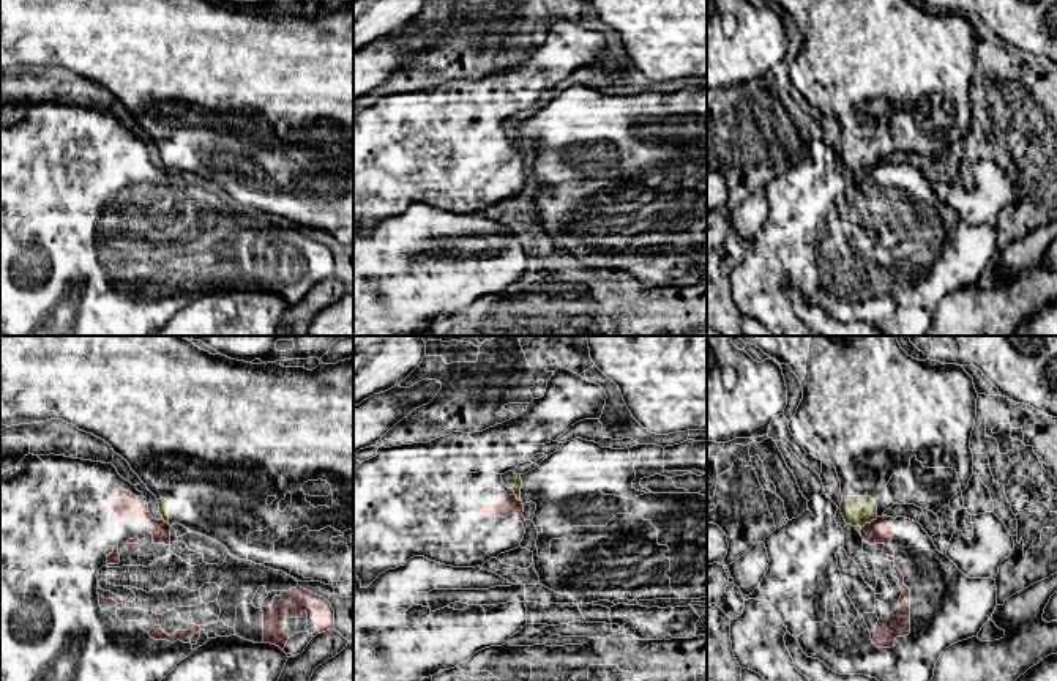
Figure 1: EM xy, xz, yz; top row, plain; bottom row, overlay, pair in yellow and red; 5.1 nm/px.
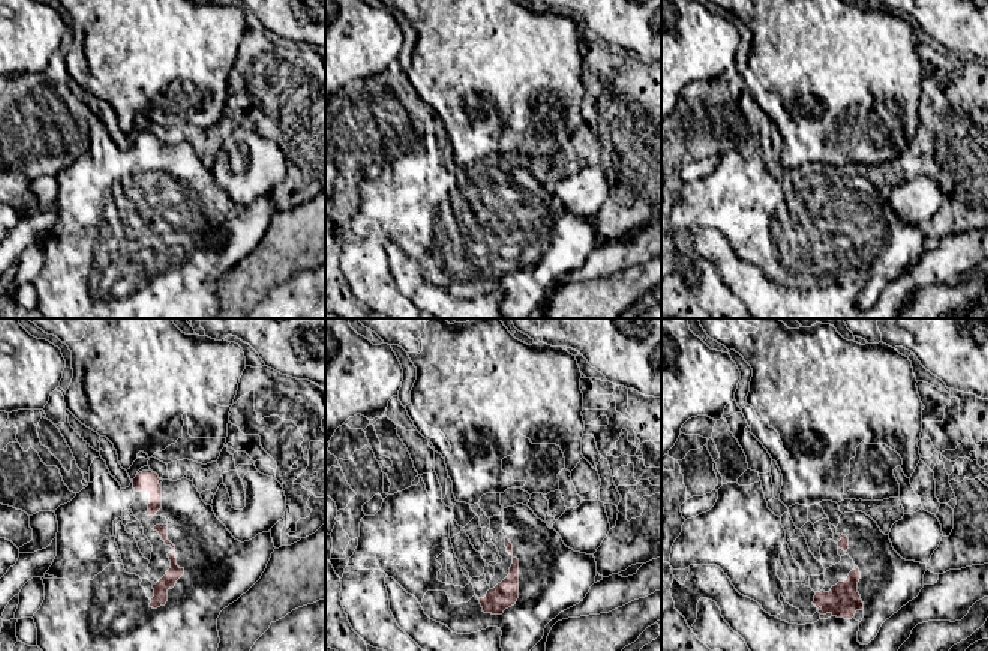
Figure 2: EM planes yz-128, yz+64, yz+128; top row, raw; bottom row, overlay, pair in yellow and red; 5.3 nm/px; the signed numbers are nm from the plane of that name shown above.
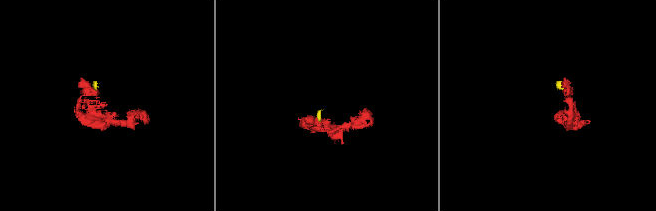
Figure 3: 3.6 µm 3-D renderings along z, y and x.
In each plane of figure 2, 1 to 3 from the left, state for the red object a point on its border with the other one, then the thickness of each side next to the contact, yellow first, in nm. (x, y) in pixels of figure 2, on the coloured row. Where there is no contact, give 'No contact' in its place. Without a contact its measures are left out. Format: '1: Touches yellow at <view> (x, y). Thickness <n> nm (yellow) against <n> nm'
1: No contact
2: No contact
3: No contact

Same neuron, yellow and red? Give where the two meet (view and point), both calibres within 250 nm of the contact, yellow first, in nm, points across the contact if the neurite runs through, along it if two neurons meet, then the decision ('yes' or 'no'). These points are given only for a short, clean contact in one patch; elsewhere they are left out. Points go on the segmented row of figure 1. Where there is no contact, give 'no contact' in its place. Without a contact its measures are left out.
yz (868, 522) | 160/120 nm | along yz (877, 517), (860, 527) | no

